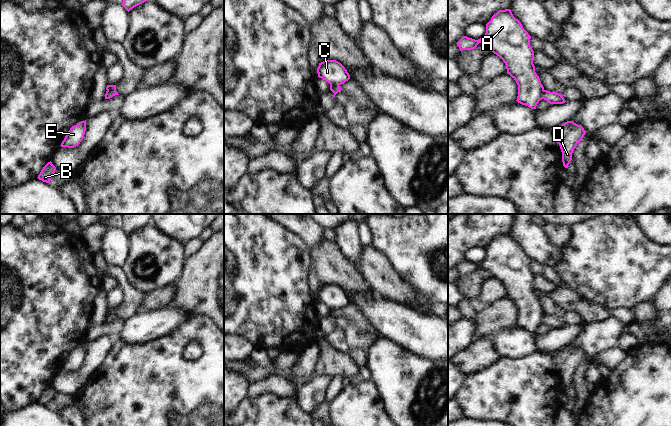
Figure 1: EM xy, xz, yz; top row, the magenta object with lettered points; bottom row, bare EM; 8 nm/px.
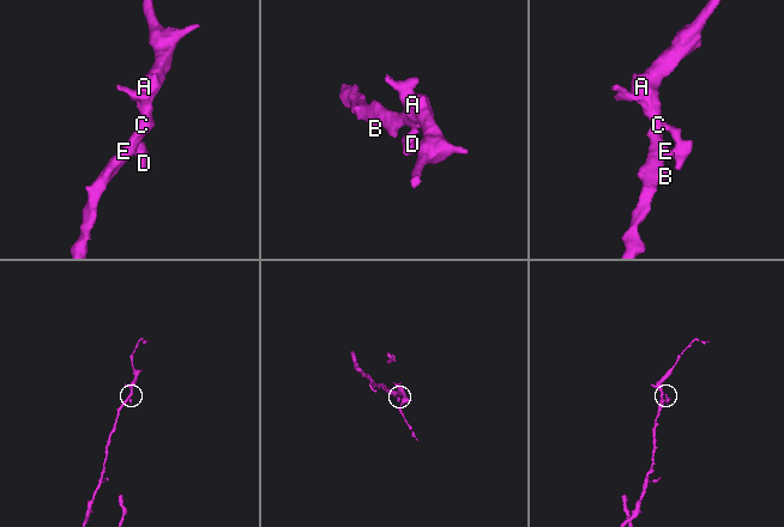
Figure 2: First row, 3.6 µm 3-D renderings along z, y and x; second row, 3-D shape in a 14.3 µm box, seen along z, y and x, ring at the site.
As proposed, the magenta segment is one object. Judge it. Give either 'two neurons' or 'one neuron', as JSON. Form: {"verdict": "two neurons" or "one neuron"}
{"verdict": "two neurons"}

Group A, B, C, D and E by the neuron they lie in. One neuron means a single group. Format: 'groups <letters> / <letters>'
groups A B C E / D

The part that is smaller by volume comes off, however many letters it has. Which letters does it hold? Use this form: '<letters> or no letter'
D.

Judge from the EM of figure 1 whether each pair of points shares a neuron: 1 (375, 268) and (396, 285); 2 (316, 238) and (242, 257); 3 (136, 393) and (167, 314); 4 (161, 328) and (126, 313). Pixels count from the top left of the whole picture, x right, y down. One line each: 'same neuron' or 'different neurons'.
1: same neuron
2: different neurons
3: different neurons
4: different neurons

